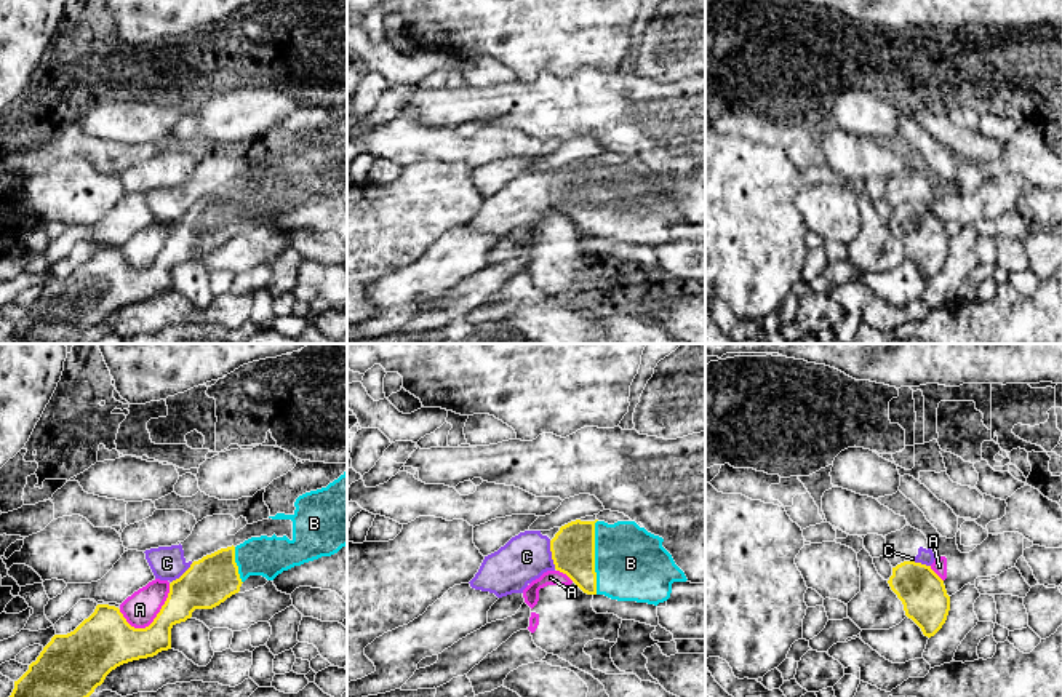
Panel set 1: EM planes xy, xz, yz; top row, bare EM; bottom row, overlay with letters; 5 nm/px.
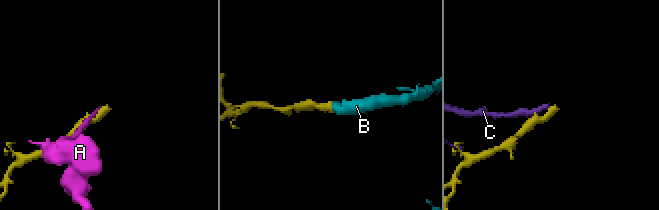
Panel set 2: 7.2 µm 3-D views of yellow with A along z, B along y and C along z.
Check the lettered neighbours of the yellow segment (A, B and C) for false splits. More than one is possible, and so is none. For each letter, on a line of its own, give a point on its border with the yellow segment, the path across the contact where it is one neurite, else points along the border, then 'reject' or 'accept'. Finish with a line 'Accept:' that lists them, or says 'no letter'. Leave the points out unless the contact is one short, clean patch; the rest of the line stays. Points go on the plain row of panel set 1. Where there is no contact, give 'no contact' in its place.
A: meets yellow in xy at (154, 262); reject
B: meets yellow in xz at (594, 199); runs through xz (573, 191), (586, 192), (594, 199), (630, 205); accept
C: meets yellow in xz at (552, 197); border along xz (549, 183), (555, 210); reject
Accept: B

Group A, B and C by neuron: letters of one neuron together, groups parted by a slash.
A / B / C

